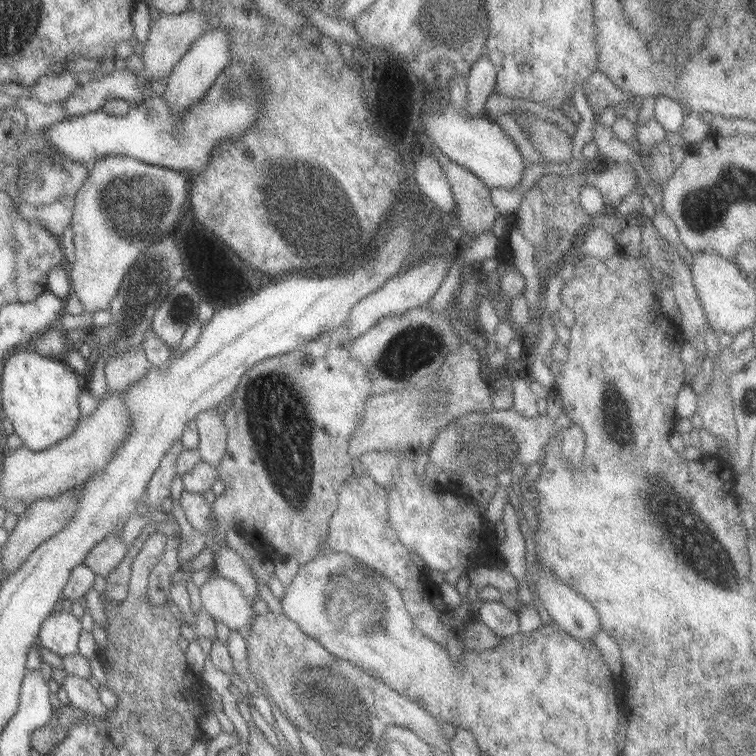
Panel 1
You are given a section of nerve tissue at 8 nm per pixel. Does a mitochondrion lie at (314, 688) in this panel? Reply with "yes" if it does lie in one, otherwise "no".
no

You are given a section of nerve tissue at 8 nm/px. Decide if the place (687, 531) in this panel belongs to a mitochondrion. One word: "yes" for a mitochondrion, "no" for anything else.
yes

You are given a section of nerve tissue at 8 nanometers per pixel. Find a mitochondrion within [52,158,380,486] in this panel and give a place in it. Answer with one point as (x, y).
(135, 208)

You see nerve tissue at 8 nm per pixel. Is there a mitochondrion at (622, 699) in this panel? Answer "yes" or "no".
no

